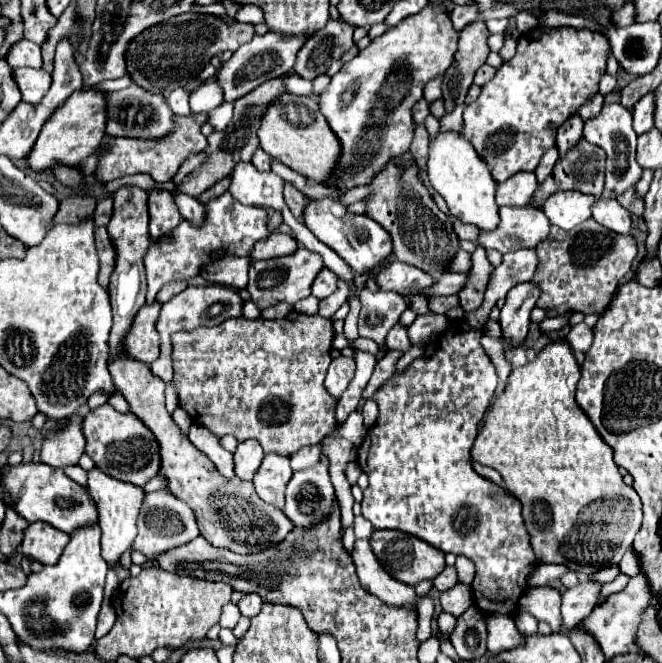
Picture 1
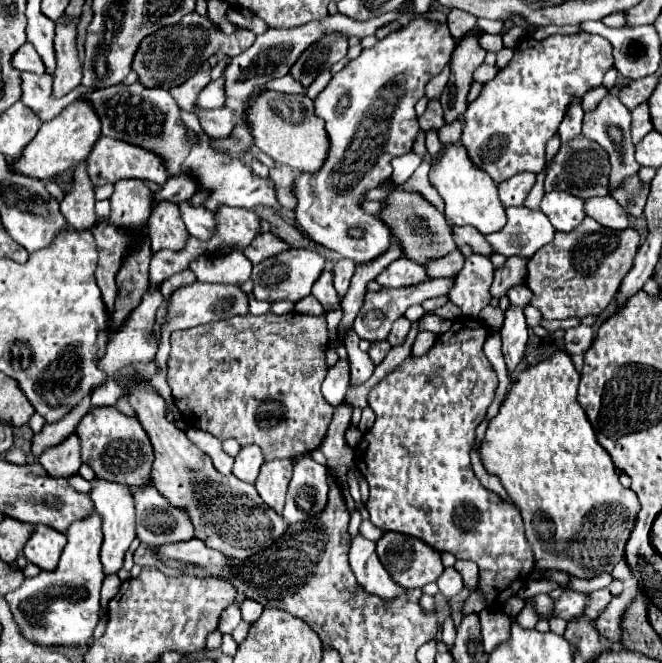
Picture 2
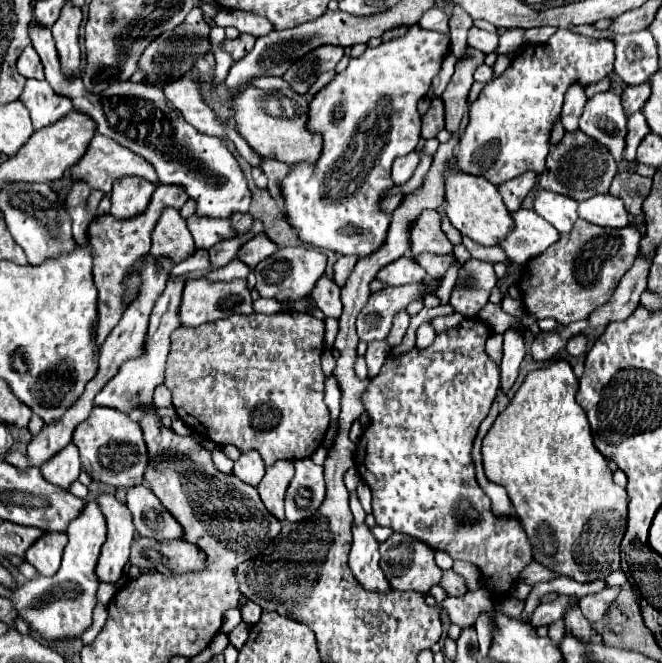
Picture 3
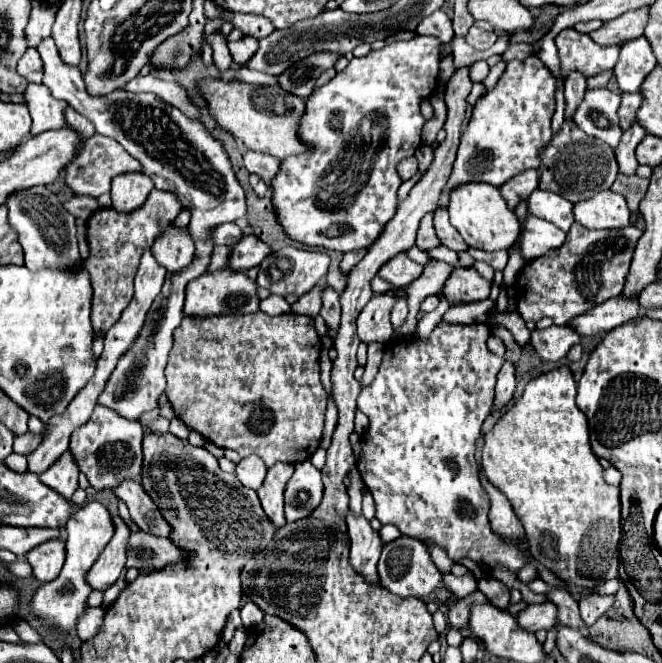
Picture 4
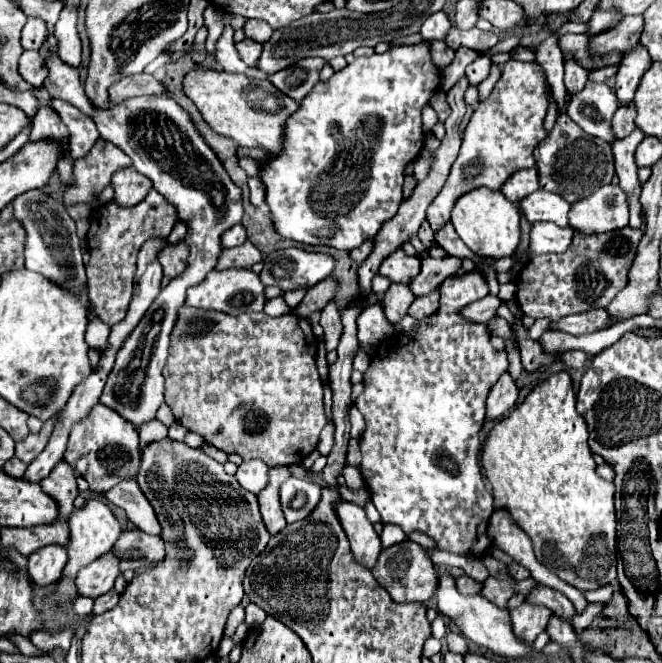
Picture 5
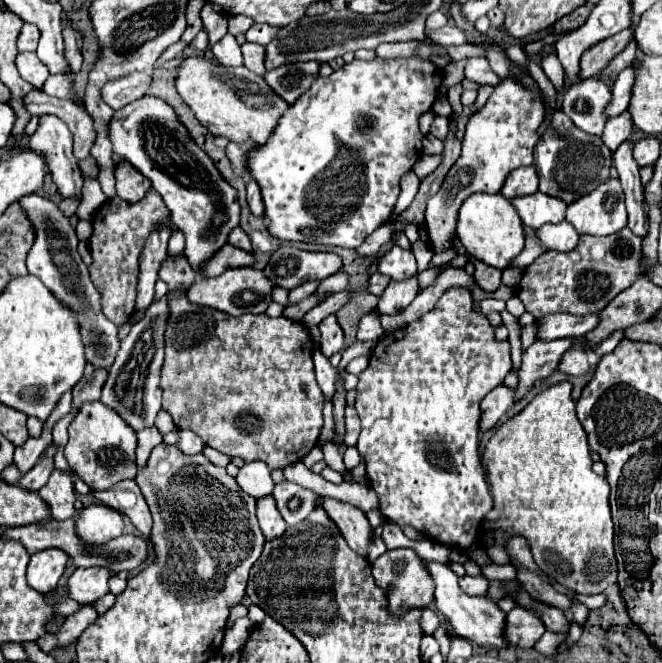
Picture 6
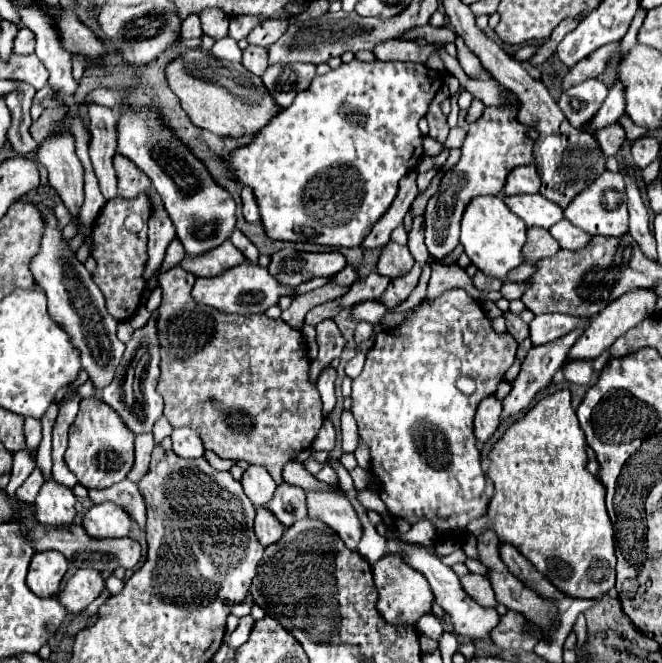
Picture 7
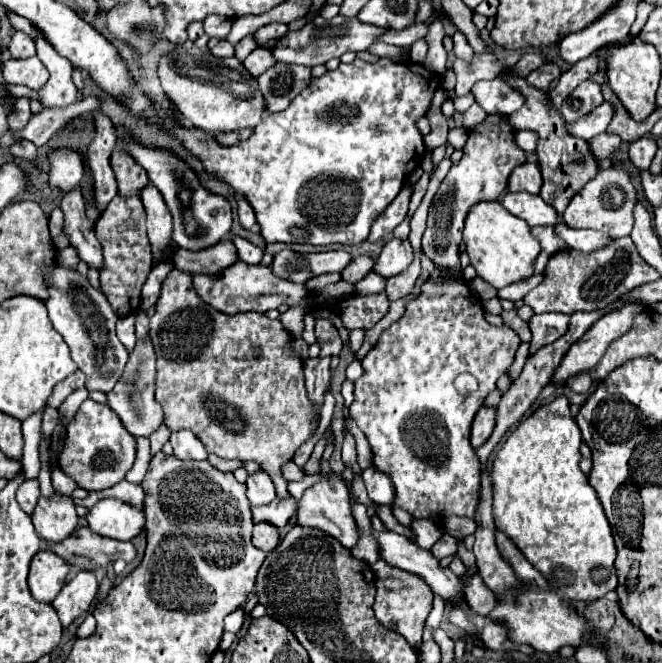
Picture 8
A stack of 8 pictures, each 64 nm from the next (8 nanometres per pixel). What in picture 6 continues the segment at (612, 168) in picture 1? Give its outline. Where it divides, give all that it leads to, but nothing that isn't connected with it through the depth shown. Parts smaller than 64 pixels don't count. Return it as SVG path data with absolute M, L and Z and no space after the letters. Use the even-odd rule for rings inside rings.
M588 78L564 92L562 110L580 130L588 134L602 134L608 122L606 106L610 104L610 100L610 88L602 80Z

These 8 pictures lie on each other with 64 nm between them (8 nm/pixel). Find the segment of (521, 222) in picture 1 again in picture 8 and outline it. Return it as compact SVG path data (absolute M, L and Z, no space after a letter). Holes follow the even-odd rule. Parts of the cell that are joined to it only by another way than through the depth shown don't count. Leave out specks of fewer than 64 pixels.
M564 222L556 224L554 232L566 242L568 248L576 248L576 250L582 250L582 252L596 250L596 248L604 246L606 242L610 242L610 236L606 236L606 234L598 234L596 230L576 230L576 228L570 228Z

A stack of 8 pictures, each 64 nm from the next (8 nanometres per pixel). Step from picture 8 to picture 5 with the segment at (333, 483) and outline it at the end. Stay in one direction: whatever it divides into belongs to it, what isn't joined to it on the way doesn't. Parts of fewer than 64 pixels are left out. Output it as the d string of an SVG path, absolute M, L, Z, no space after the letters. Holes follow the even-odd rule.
M342 502L336 506L336 514L350 540L354 560L372 570L384 546L380 542L380 536L374 532L372 522L366 518L364 508L350 502Z

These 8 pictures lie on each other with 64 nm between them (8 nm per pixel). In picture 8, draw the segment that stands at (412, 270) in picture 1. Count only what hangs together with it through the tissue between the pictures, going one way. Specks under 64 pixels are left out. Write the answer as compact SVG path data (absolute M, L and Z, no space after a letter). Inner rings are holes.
M390 238L376 264L374 264L374 272L378 272L384 278L390 278L394 274L400 274L406 270L406 266L410 266L412 262L412 248L408 240L398 240L398 238Z

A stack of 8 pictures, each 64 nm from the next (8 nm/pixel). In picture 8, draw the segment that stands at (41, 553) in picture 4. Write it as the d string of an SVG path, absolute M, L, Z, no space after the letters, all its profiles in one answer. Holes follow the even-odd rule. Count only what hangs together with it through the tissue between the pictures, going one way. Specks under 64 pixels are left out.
M40 550L30 564L28 586L38 602L52 602L64 586L70 566L54 552Z

